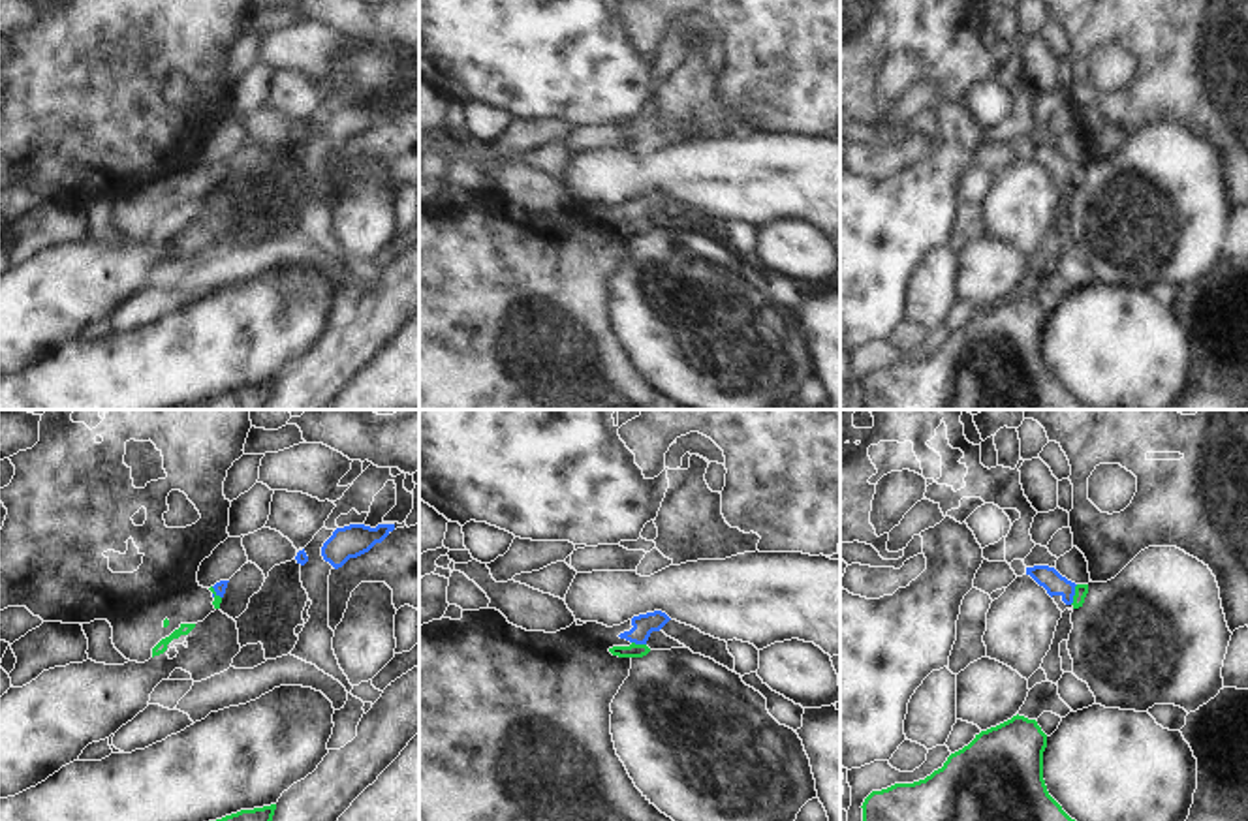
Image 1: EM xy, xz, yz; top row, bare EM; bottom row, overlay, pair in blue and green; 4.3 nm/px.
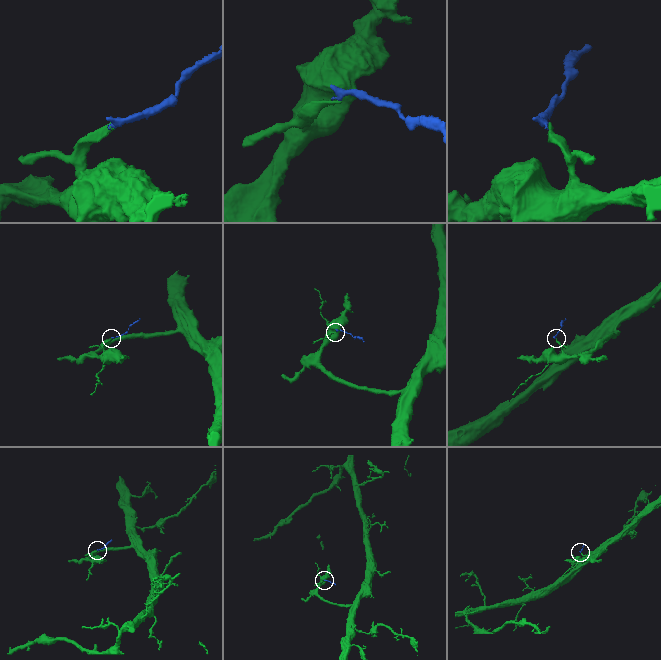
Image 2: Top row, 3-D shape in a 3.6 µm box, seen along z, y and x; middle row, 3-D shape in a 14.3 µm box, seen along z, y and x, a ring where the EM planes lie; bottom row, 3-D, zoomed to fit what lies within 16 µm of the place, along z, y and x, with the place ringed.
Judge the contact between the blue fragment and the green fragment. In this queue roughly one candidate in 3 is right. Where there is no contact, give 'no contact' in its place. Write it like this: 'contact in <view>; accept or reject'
contact in yz; accept

